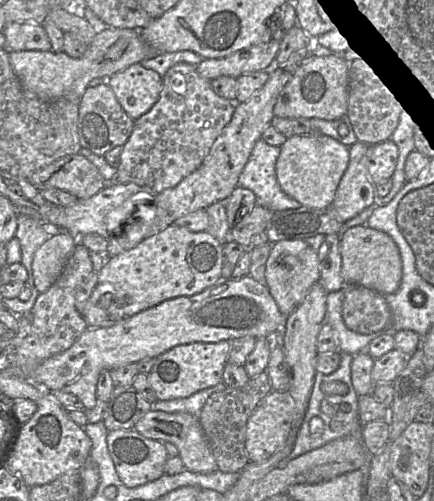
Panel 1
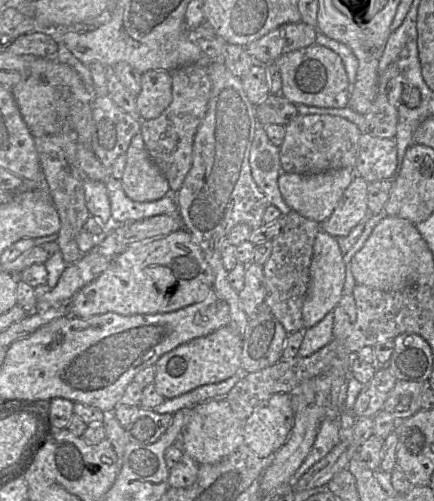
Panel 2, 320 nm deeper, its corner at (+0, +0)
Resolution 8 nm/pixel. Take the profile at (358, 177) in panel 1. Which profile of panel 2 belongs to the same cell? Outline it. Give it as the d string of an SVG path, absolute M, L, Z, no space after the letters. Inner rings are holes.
M354 176L331 216L320 224L320 231L334 238L347 236L370 213L367 185L365 180Z

